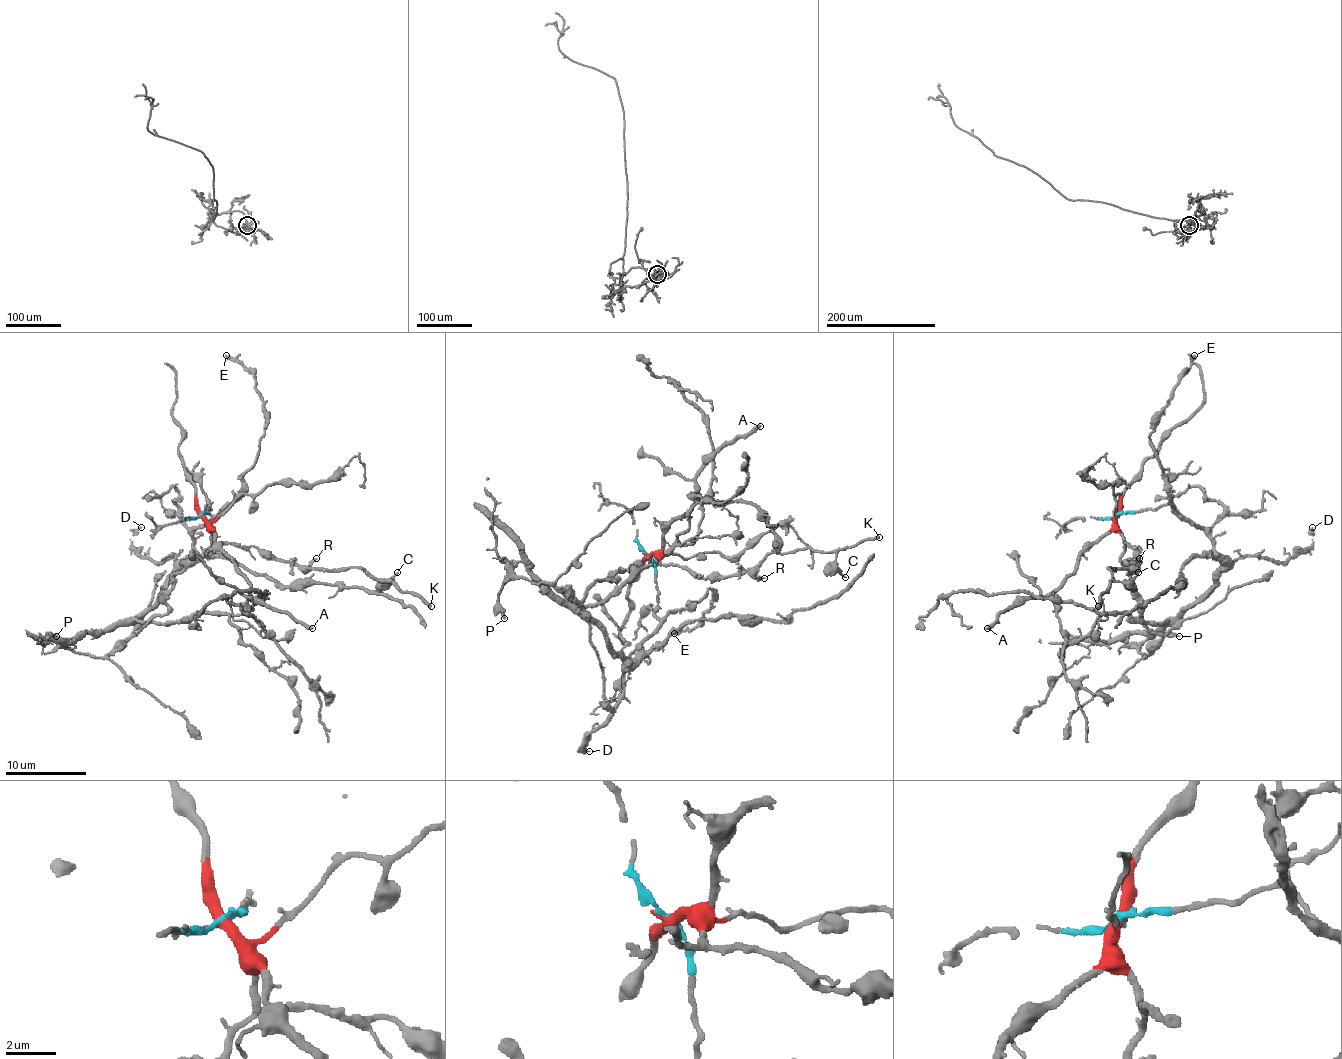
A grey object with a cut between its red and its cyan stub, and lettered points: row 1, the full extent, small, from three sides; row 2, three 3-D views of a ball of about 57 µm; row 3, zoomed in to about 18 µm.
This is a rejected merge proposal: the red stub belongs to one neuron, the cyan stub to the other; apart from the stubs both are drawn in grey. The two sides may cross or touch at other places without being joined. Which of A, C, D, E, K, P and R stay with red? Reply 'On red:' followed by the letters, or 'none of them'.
On red: A, C, K, P, R

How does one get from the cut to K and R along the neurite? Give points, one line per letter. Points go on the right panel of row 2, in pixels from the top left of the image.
K: (1117, 516), (1115, 524), (1125, 544), (1137, 546), (1139, 556), (1131, 566), (1109, 568), (1111, 586), (1097, 606)
R: (1117, 516), (1115, 524), (1125, 544), (1139, 548), (1133, 566), (1137, 566), (1139, 558)

